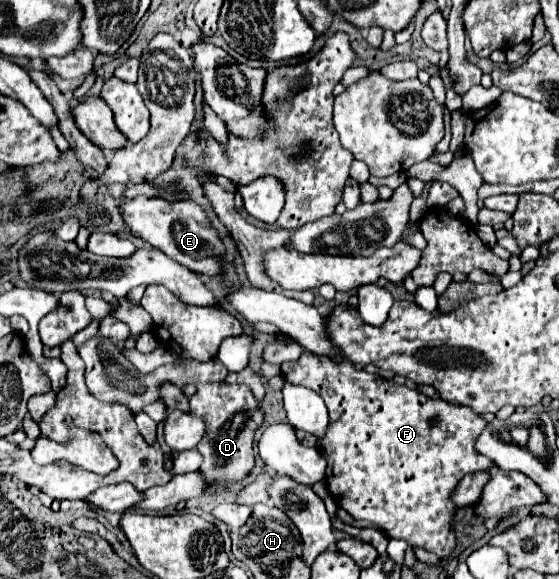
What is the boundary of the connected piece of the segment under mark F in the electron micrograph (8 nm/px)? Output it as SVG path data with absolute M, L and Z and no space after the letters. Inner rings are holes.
M303 352L301 360L287 362L281 368L287 382L315 390L327 404L329 426L319 442L319 452L327 460L327 490L333 500L355 520L381 526L389 538L401 538L439 558L449 556L457 544L451 528L455 514L451 492L467 472L491 468L491 460L479 456L473 448L475 436L479 436L487 422L467 406L451 404L441 398L433 400L419 390L395 384L379 374L357 370L351 362L335 364L333 360L323 360L323 356ZM431 420L439 420L439 424L433 426Z

